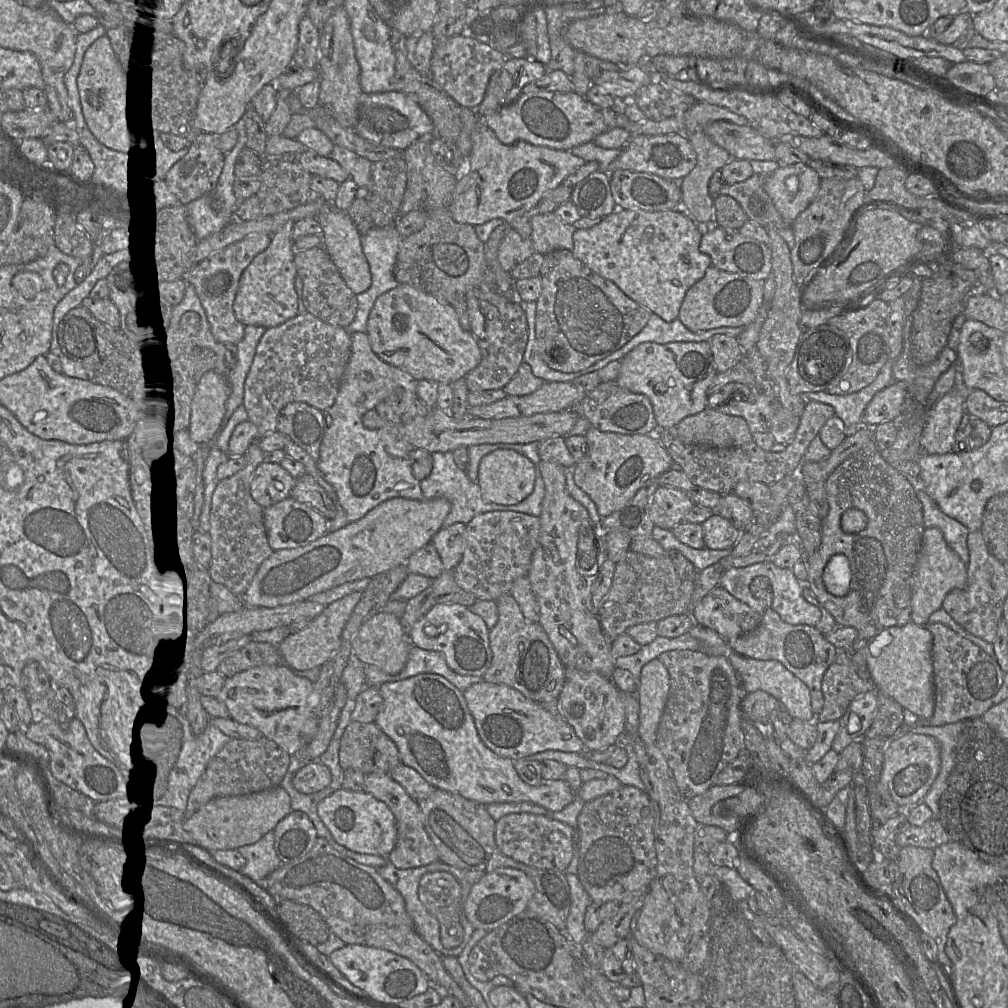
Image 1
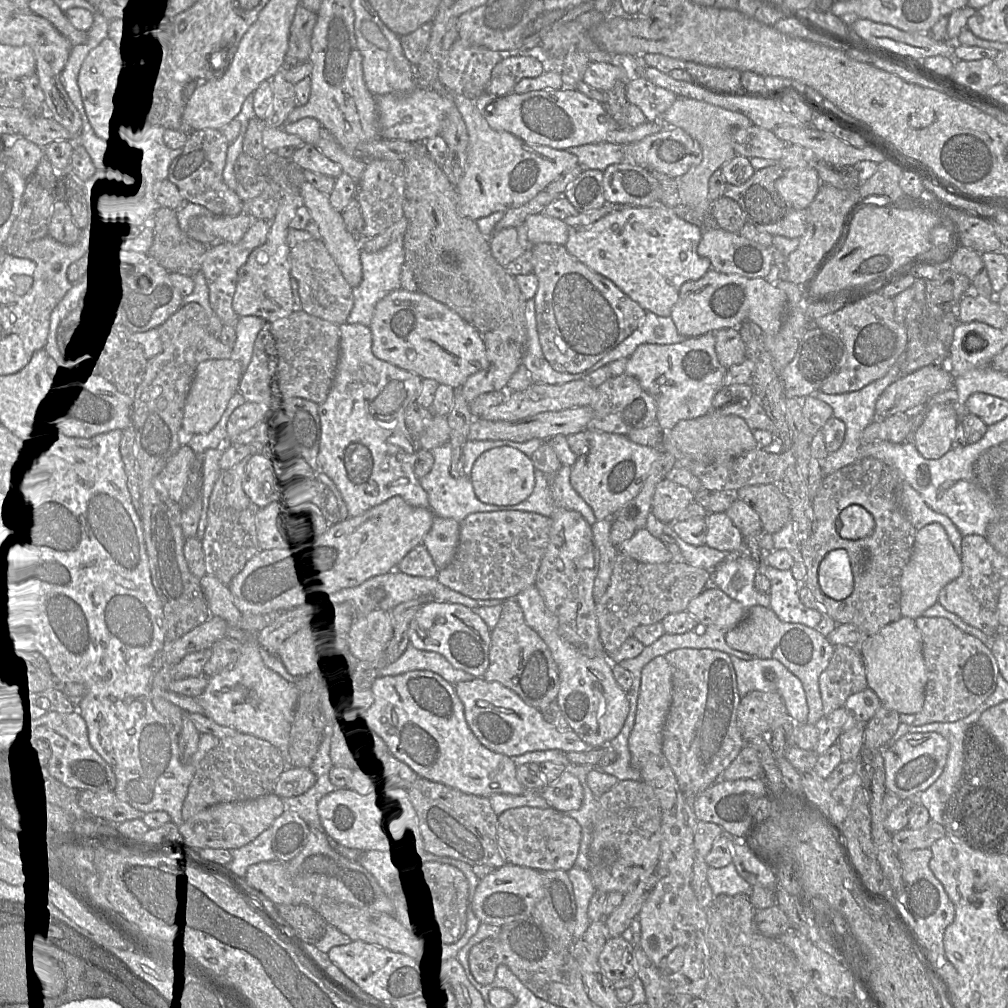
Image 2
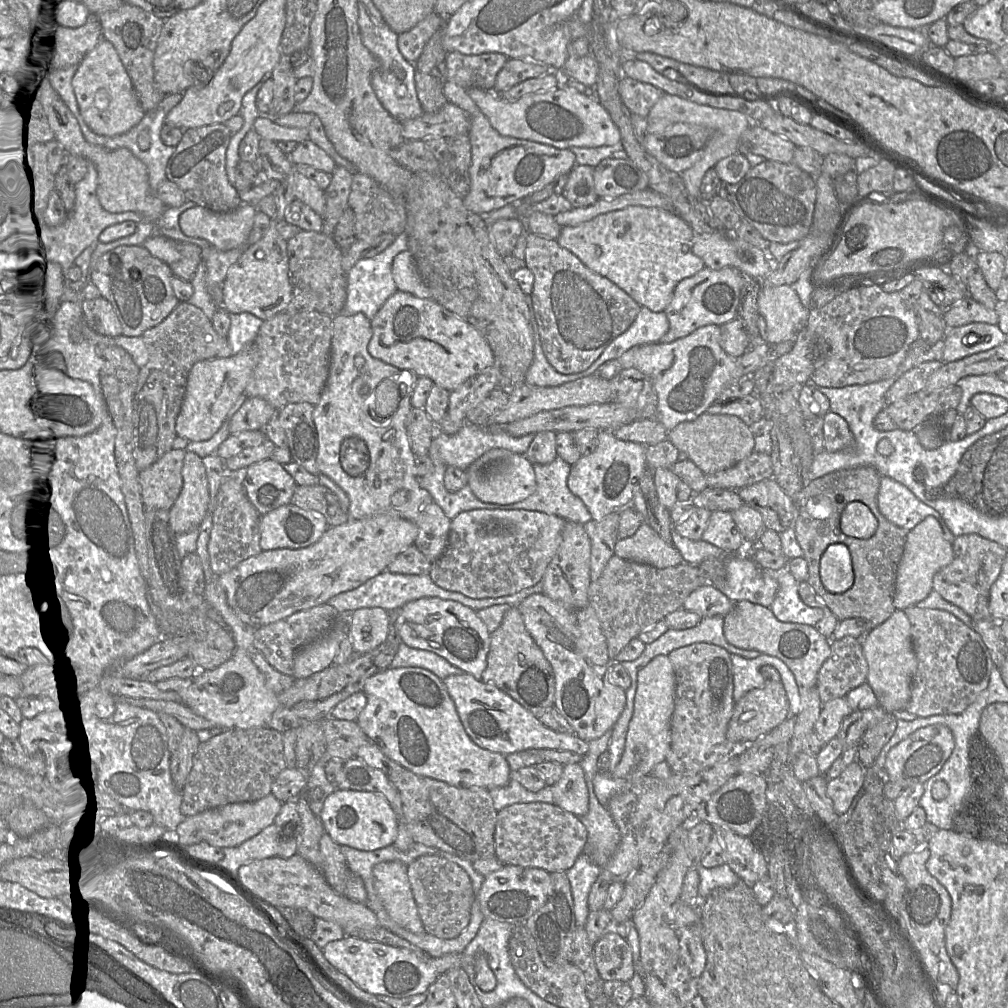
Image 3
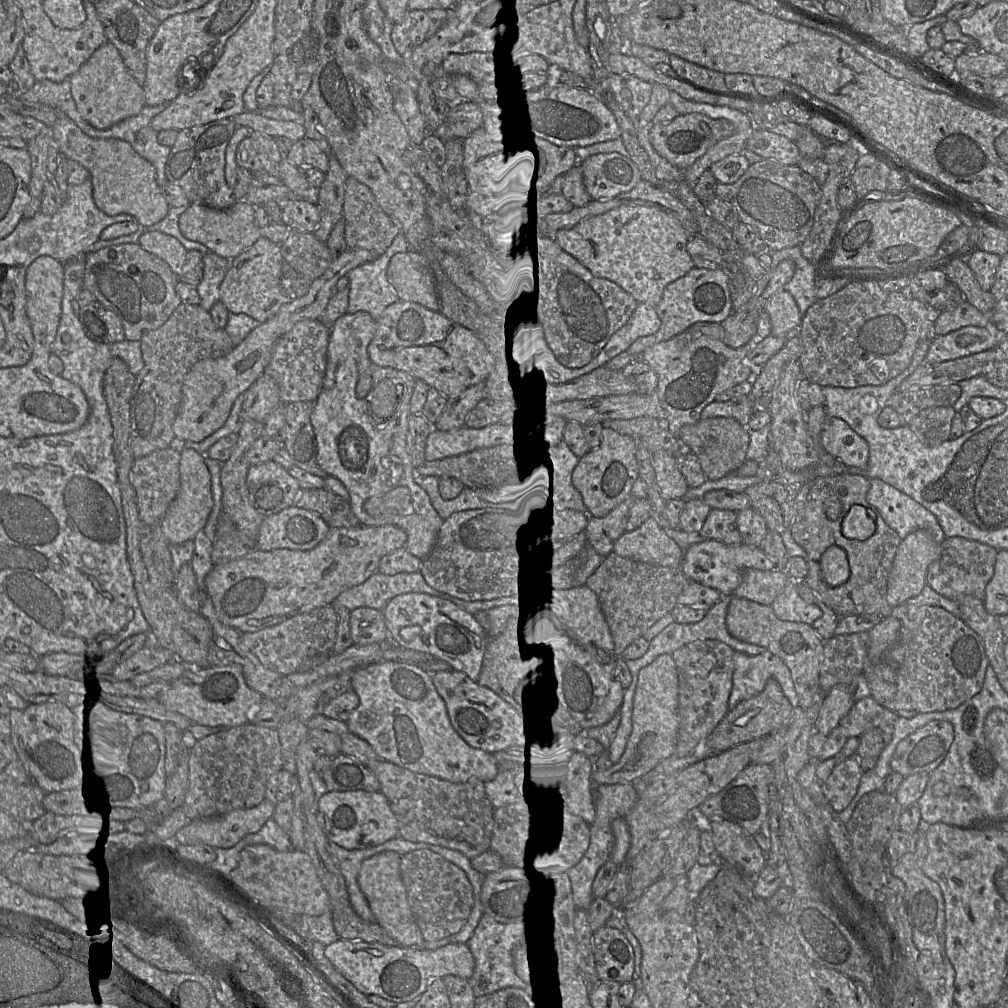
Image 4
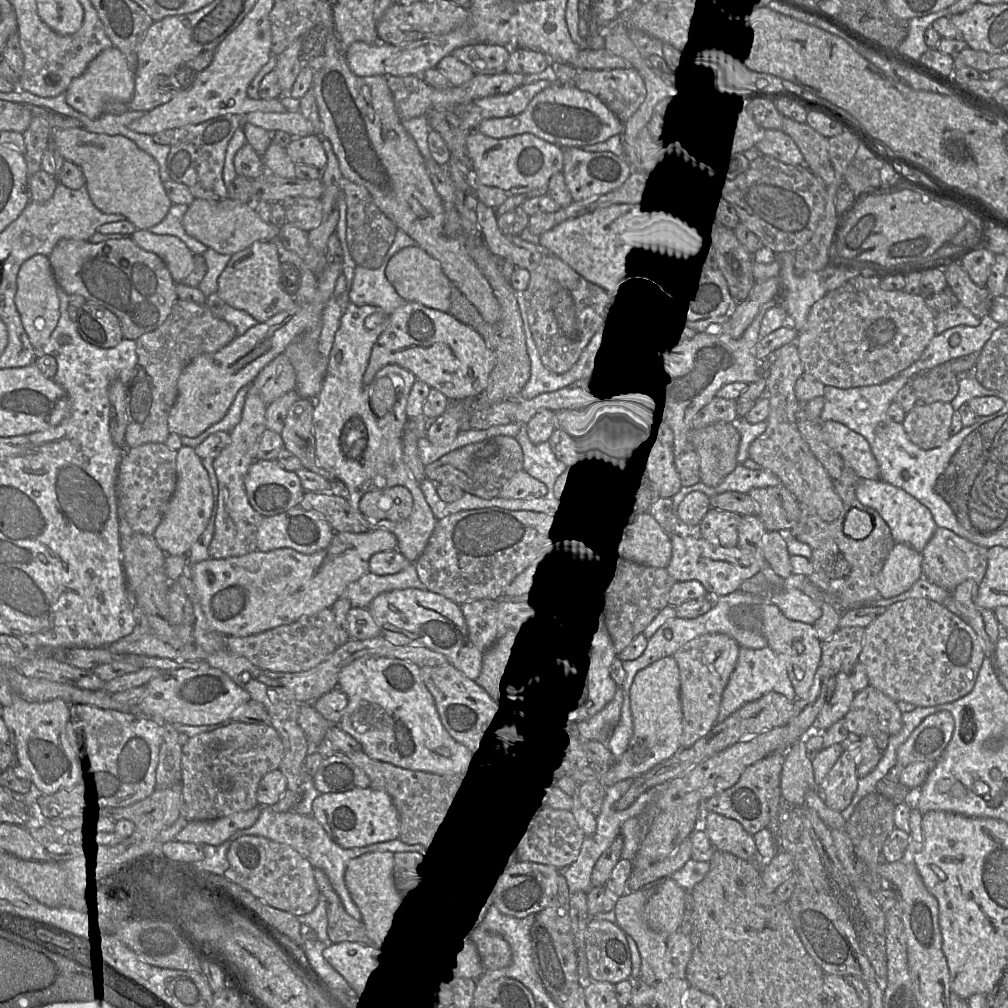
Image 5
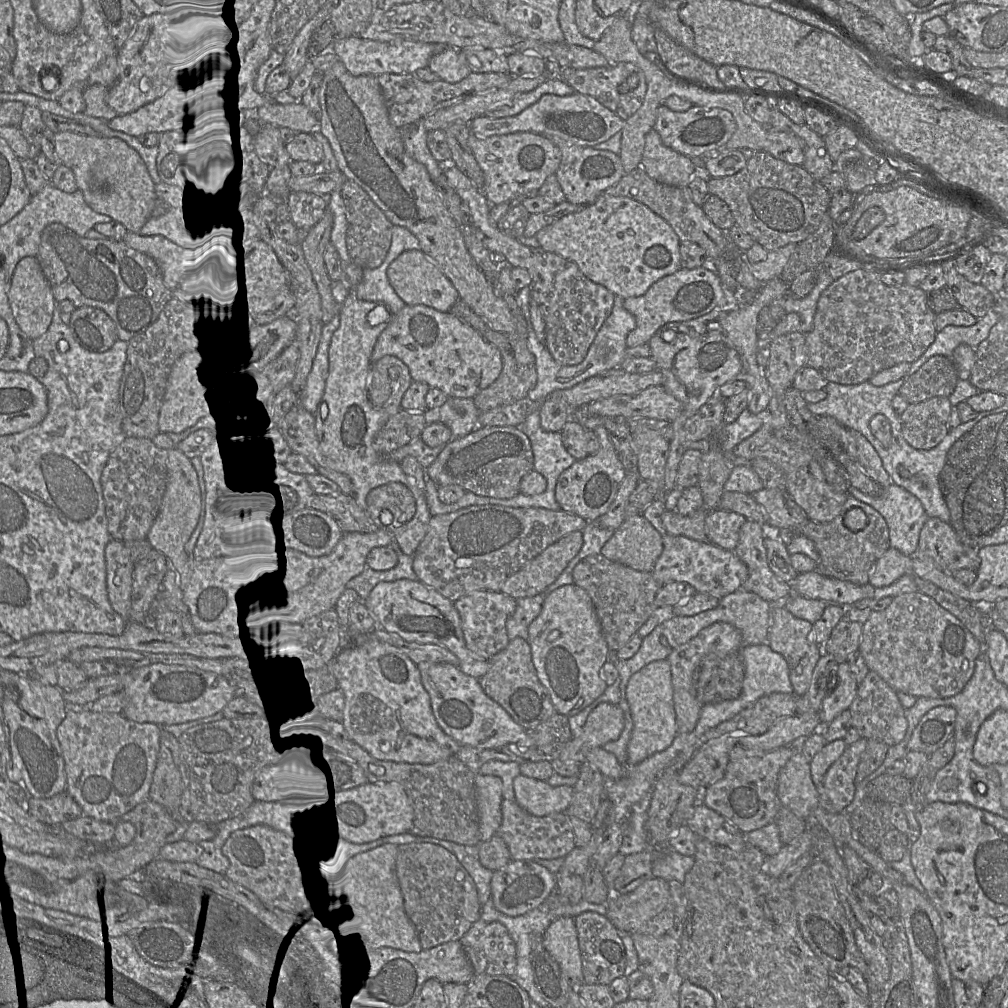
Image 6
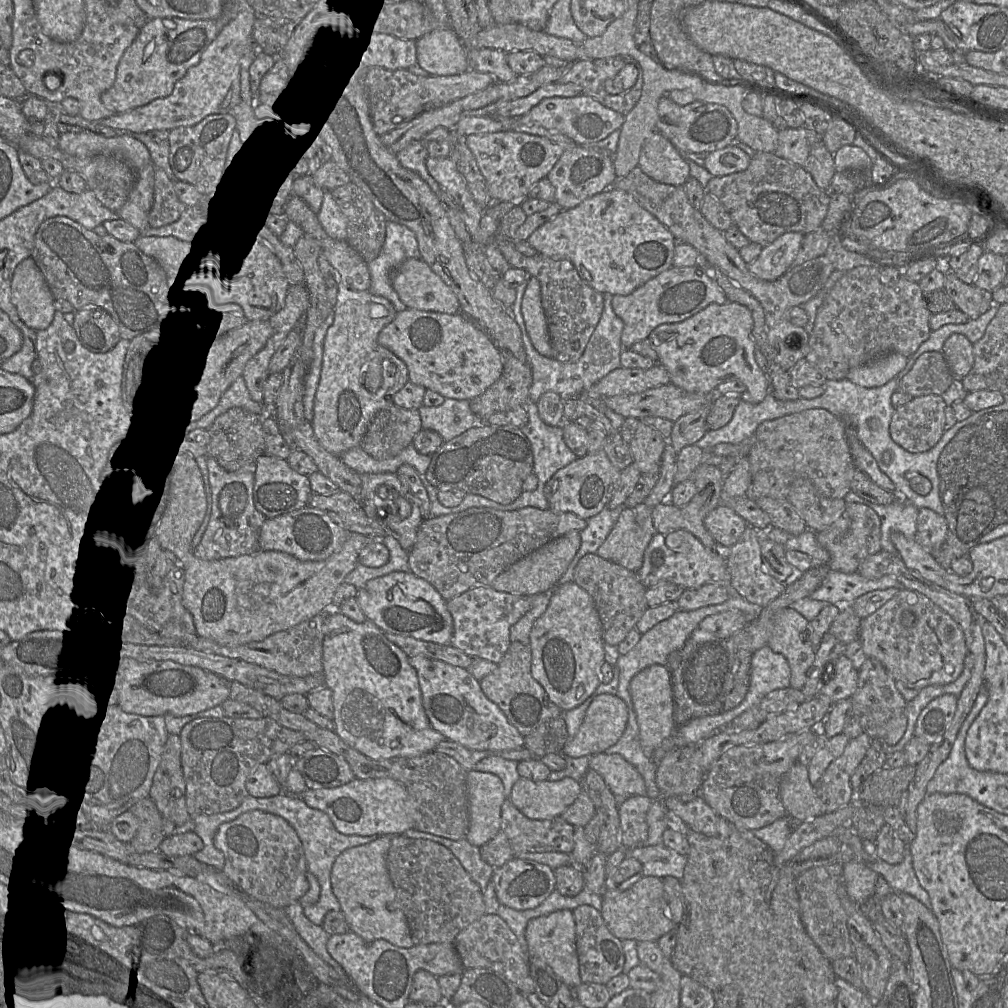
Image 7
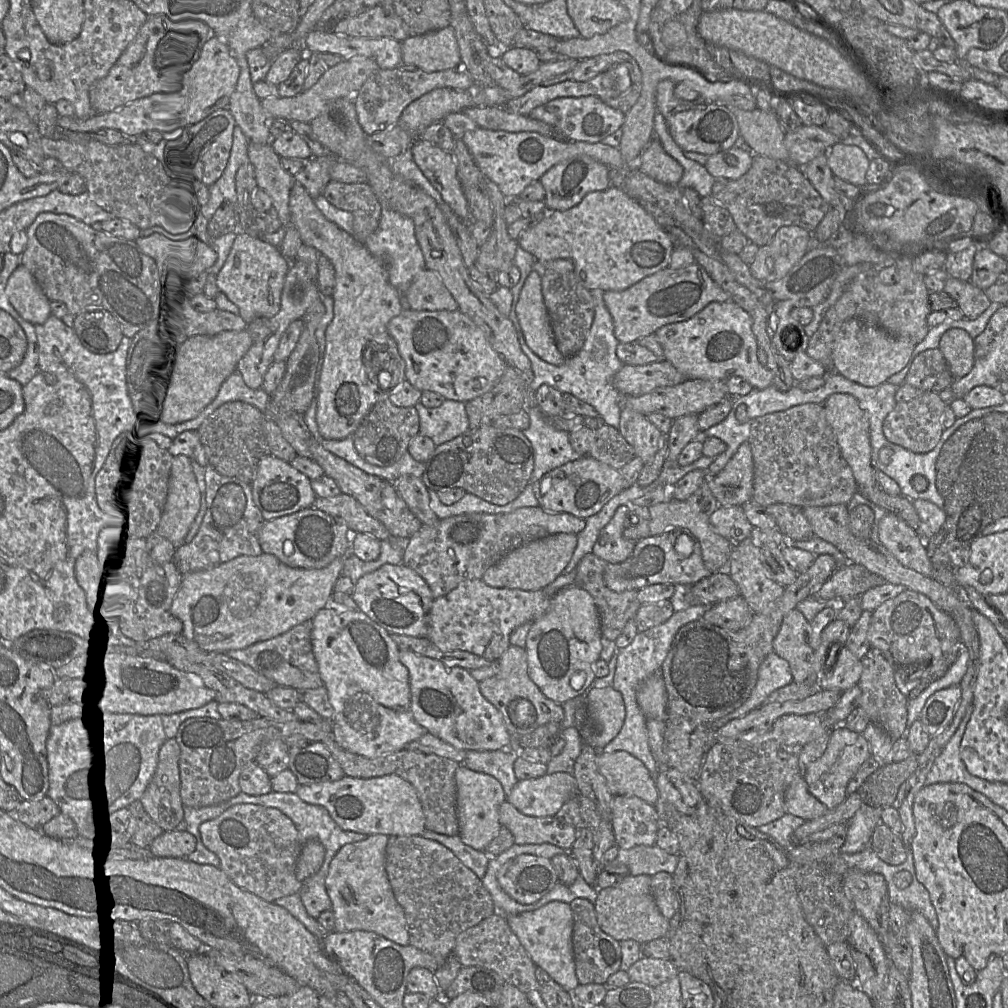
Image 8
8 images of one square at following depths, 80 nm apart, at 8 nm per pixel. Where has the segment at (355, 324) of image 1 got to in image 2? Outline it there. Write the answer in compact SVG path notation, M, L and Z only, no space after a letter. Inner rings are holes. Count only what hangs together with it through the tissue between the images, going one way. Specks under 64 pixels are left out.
M404 236L398 237L394 242L374 253L361 250L360 261L362 265L362 280L358 286L352 288L354 304L346 322L369 326L378 301L391 291L401 287L400 273L402 265L405 263Z

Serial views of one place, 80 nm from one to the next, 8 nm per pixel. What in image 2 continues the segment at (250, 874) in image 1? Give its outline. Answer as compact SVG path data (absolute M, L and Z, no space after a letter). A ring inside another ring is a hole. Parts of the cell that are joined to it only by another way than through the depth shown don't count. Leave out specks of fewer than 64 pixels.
M273 826L262 832L252 842L237 848L232 849L232 860L227 864L237 877L244 878L249 866L260 863L275 861L276 856L272 848L273 842Z

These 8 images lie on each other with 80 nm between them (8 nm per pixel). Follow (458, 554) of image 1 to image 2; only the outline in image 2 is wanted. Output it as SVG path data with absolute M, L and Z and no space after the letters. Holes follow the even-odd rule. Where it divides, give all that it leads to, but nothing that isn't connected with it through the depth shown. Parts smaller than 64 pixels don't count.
M434 516L422 544L429 551L438 570L452 560L459 541L460 524L456 520Z

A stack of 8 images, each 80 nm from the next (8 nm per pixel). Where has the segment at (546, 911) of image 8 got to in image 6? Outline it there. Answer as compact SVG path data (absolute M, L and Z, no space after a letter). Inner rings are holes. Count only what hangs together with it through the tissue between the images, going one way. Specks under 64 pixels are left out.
M561 916L546 929L543 945L570 979L573 990L584 983L581 952L574 918Z

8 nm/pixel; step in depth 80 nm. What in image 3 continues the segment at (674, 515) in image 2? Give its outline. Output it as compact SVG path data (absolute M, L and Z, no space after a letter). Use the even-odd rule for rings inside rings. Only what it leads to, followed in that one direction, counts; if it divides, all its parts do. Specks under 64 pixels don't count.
M670 468L653 470L653 480L658 500L667 509L693 498L694 493L691 488Z

